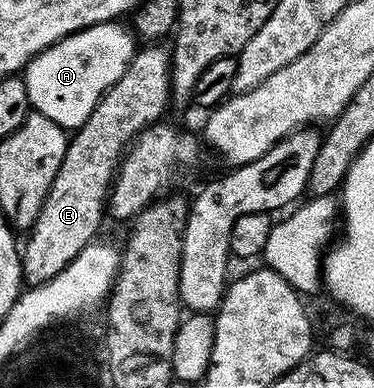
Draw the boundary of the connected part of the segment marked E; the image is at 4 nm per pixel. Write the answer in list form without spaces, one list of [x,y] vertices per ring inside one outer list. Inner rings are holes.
[[[148,43],[137,48],[123,75],[100,97],[100,102],[96,104],[86,123],[71,134],[62,167],[58,167],[58,175],[54,175],[54,183],[46,195],[42,211],[27,234],[28,242],[25,245],[23,242],[22,245],[20,267],[23,280],[29,286],[41,285],[54,279],[58,271],[65,269],[87,245],[97,240],[99,233],[96,232],[100,229],[100,220],[106,217],[112,182],[116,180],[116,170],[120,168],[128,146],[136,140],[140,132],[163,118],[160,116],[163,115],[164,108],[170,105],[171,95],[172,54],[169,46],[164,43]]]

